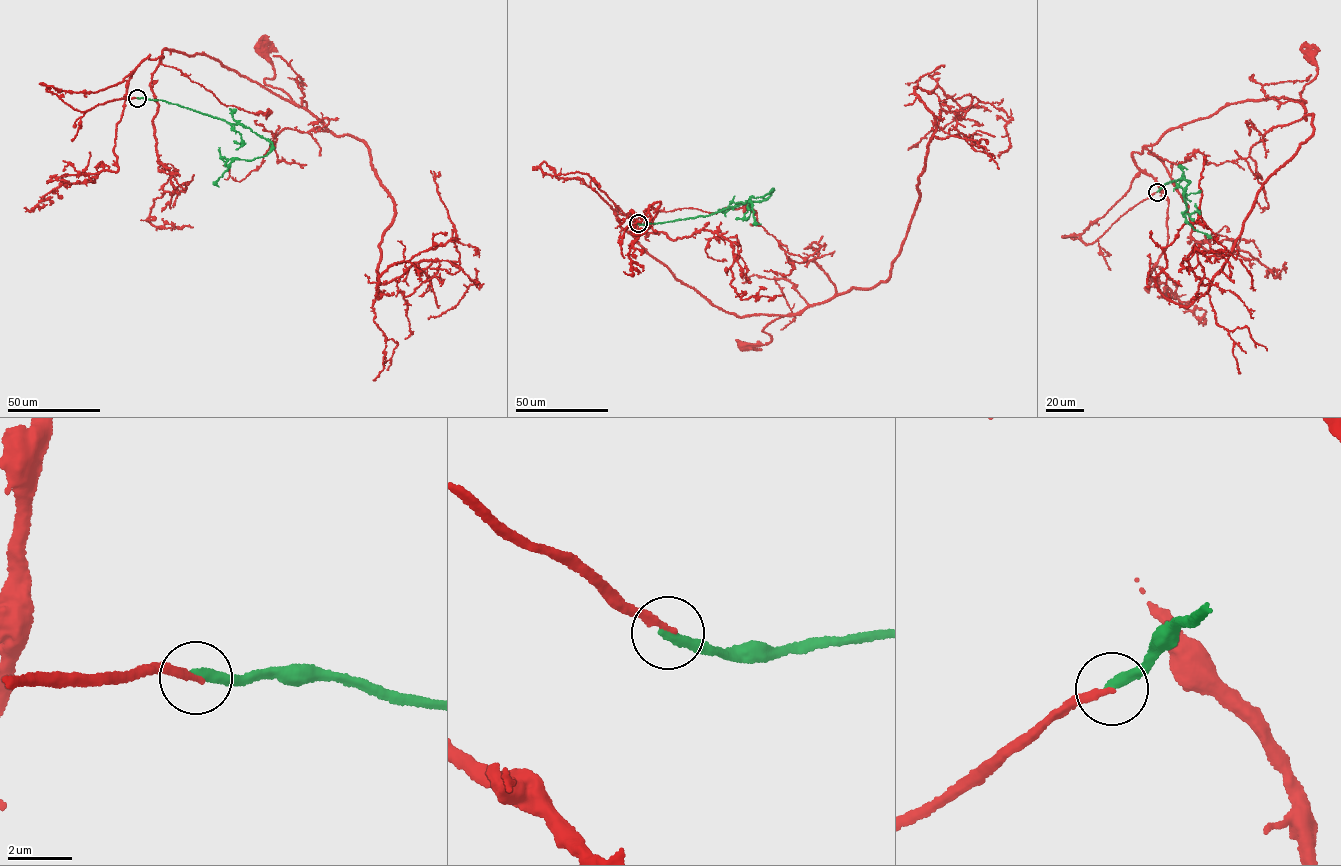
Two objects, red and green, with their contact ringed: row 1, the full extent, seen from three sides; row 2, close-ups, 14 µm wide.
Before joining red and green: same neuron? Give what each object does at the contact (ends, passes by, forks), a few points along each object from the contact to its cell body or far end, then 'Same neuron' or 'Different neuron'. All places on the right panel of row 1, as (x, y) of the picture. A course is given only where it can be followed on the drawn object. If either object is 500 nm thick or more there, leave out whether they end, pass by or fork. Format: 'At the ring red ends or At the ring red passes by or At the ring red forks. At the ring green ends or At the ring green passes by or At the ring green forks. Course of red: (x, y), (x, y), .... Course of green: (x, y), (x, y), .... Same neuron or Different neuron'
At the ring red ends. At the ring green ends. Course of red: (1157, 192), (1092, 243), (1062, 236), (1172, 128), (1303, 100), (1311, 55). Course of green: (1157, 192), (1170, 181), (1182, 177), (1190, 181), (1184, 194), (1187, 209), (1182, 213), (1195, 230), (1212, 238). Same neuron

